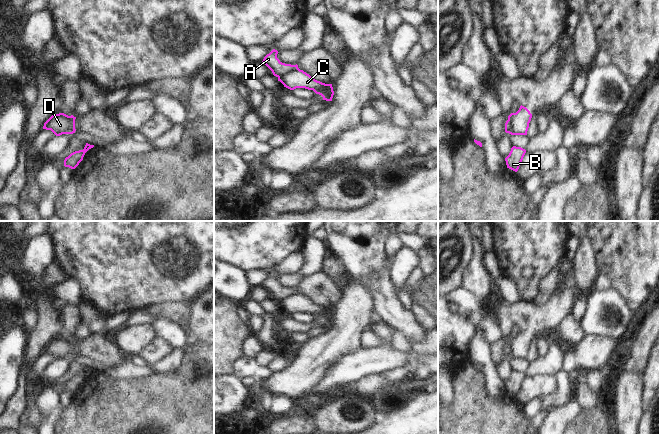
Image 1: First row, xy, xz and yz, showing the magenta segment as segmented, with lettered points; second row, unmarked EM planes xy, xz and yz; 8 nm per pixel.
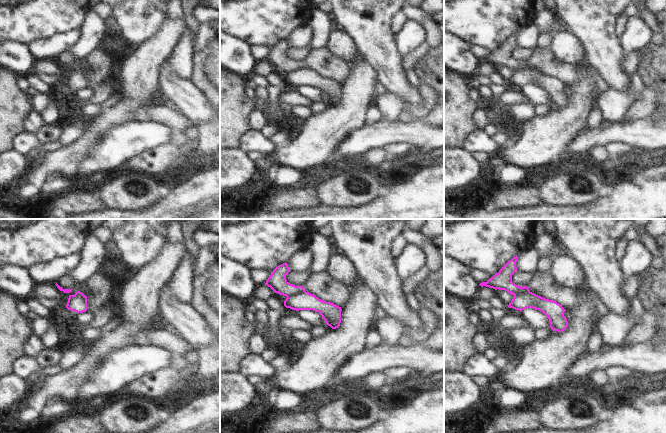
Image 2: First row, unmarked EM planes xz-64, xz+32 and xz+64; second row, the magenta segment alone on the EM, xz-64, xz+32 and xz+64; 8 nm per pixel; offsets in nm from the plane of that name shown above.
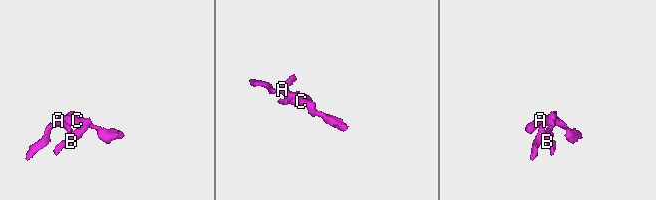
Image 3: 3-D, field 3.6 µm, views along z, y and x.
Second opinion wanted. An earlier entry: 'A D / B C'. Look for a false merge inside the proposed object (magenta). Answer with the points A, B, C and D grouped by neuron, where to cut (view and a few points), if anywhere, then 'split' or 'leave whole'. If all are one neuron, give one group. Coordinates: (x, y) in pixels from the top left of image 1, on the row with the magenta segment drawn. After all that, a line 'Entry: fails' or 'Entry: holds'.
A D / B C | xz (298, 68), (287, 71), (278, 77) | split
Entry: holds

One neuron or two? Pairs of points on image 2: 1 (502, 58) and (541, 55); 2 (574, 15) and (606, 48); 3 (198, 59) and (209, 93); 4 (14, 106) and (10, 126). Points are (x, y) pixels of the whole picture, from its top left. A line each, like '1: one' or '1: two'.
1: one
2: one
3: one
4: one

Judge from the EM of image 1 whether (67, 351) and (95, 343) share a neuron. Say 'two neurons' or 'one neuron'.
one neuron

